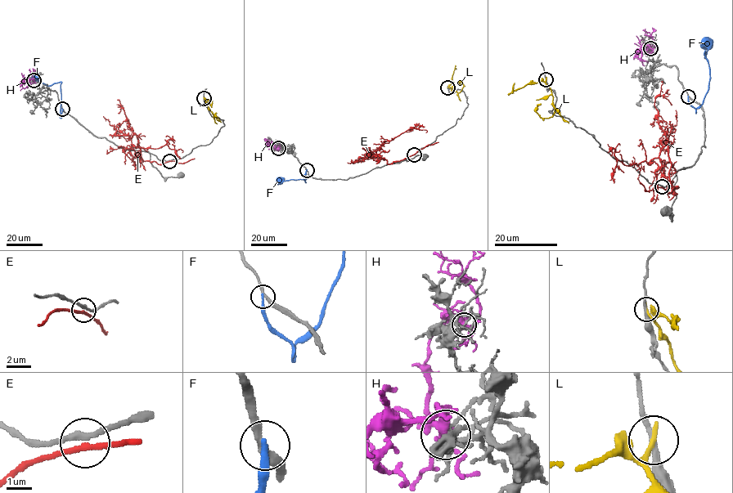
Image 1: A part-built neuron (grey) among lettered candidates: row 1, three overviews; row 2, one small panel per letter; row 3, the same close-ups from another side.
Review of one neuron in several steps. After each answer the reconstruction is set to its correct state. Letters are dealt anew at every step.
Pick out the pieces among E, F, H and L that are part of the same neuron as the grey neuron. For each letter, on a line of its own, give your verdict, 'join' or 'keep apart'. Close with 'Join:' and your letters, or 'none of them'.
E: keep apart
F: keep apart
H: join
L: keep apart
Join: H

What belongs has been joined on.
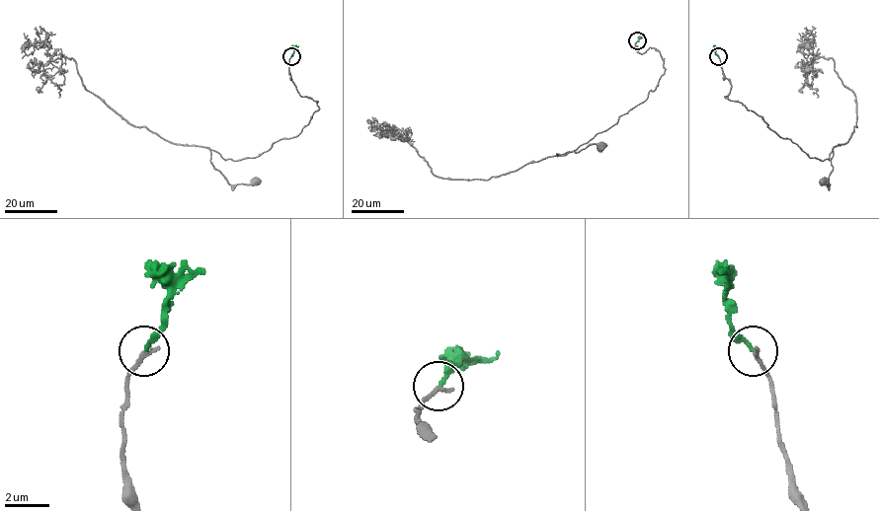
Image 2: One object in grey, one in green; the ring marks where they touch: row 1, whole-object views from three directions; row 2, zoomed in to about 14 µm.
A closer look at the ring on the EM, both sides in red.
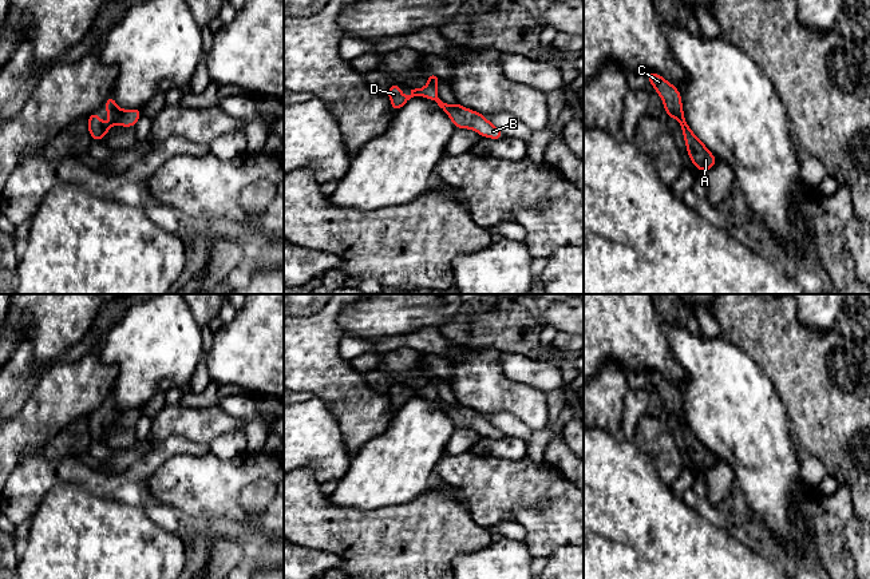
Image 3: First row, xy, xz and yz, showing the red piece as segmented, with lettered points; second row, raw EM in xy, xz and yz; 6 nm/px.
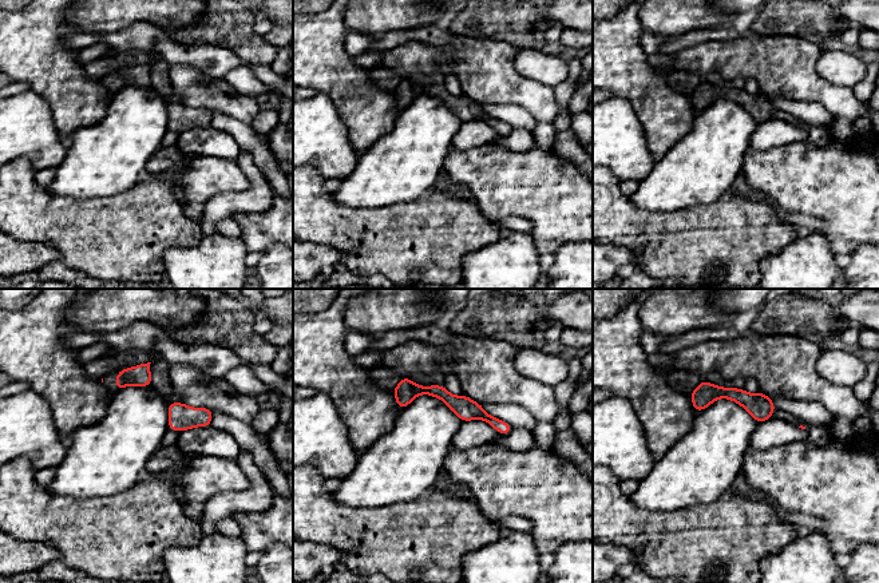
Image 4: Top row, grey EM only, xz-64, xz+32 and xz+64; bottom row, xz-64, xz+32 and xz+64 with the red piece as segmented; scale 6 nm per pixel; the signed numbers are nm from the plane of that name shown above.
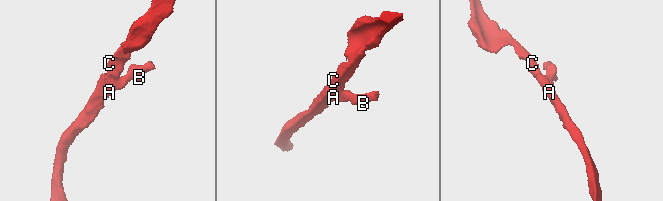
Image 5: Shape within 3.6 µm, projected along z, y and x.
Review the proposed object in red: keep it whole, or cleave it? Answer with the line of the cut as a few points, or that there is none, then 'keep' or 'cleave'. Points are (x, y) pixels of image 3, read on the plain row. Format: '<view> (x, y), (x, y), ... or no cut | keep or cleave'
no cut | keep

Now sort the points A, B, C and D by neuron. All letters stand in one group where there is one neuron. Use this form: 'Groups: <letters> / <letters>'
Groups: A B C D

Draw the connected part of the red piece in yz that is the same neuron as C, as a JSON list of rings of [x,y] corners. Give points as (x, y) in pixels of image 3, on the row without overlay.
[[[646,372],[648,381],[655,386],[665,407],[665,413],[680,421],[681,432],[687,444],[687,452],[695,464],[696,469],[707,472],[716,464],[715,455],[705,447],[705,444],[693,433],[688,425],[679,388],[667,381],[660,373]]]

